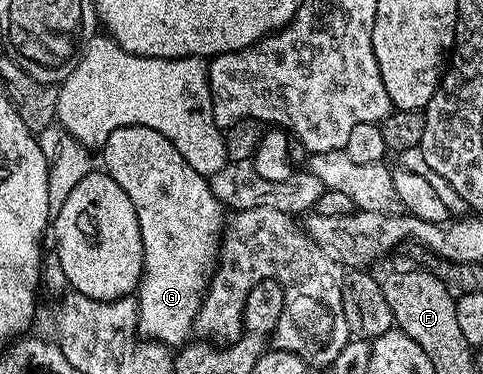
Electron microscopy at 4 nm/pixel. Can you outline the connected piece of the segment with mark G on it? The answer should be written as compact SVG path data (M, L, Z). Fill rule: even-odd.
M121 126L120 128L116 128L108 136L108 140L101 143L101 150L102 162L106 165L103 166L105 173L110 174L112 180L116 180L116 184L120 184L120 188L124 188L124 192L128 192L128 200L132 200L132 208L136 208L136 220L140 224L140 240L142 241L144 260L142 261L142 280L139 282L136 291L136 301L138 303L137 333L143 339L160 342L163 346L171 348L181 347L191 337L194 318L198 314L198 309L206 293L206 287L209 286L211 278L214 277L214 272L218 264L220 243L224 233L224 217L222 218L224 207L222 203L218 202L212 192L207 175L196 172L196 168L192 168L192 164L188 164L184 160L184 156L180 156L180 152L174 145L164 135L152 128L144 128L143 126Z

